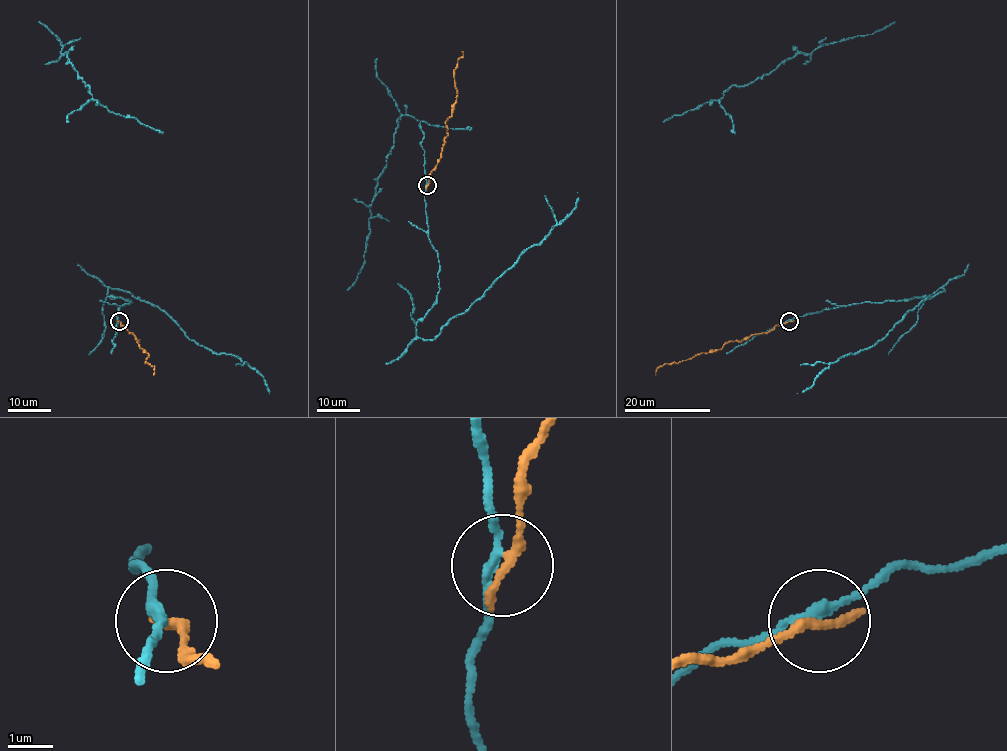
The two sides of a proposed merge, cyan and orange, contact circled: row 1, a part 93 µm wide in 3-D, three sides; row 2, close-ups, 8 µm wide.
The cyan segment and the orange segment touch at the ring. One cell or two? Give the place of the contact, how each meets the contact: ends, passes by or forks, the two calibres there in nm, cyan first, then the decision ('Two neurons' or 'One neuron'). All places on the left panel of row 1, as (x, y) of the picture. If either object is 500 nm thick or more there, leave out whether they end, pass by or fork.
Place: (119, 321). At the ring cyan passes by. At the ring orange ends. Thickness 200 nm (cyan) against 260 nm. Two neurons

